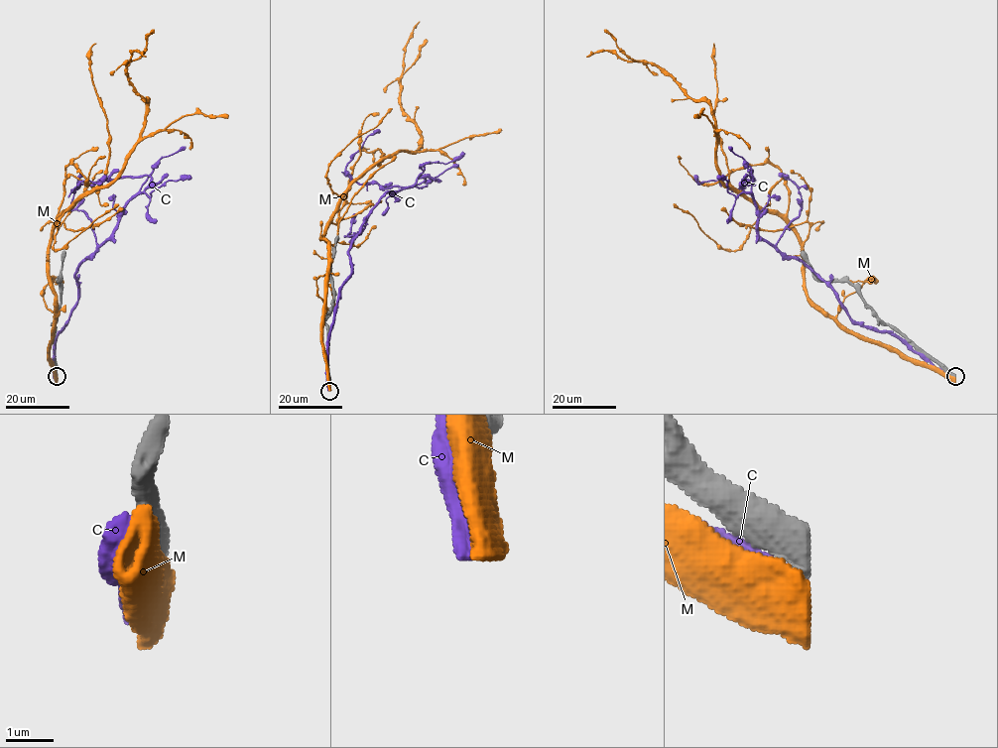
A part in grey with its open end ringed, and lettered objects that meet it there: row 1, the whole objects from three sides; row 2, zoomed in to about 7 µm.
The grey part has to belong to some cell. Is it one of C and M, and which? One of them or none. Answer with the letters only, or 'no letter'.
no letter

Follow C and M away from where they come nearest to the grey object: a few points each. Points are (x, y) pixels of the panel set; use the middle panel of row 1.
C: (328, 388), (326, 343), (351, 275), (351, 242), (384, 192), (425, 180), (357, 184), (346, 166), (380, 130)
M: (330, 389), (324, 227), (354, 182), (419, 147), (400, 86), (420, 21)

